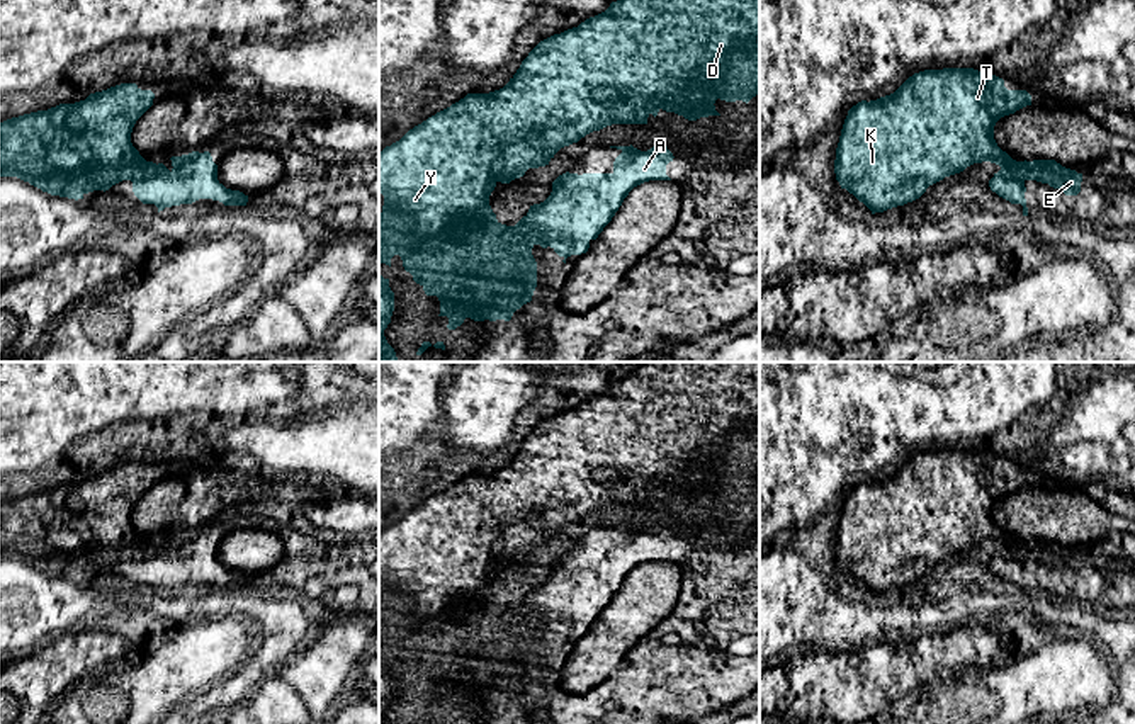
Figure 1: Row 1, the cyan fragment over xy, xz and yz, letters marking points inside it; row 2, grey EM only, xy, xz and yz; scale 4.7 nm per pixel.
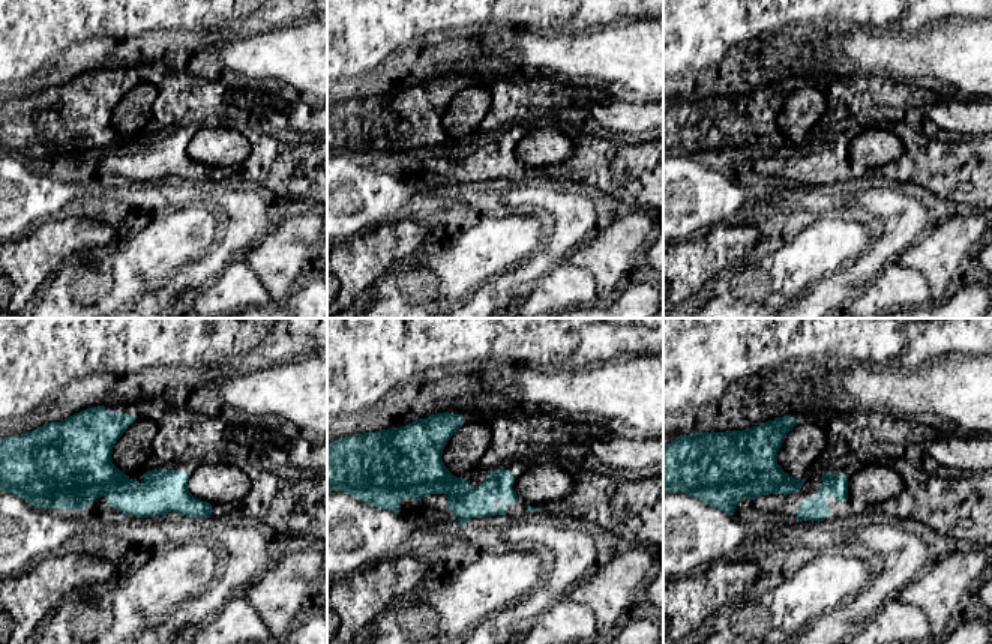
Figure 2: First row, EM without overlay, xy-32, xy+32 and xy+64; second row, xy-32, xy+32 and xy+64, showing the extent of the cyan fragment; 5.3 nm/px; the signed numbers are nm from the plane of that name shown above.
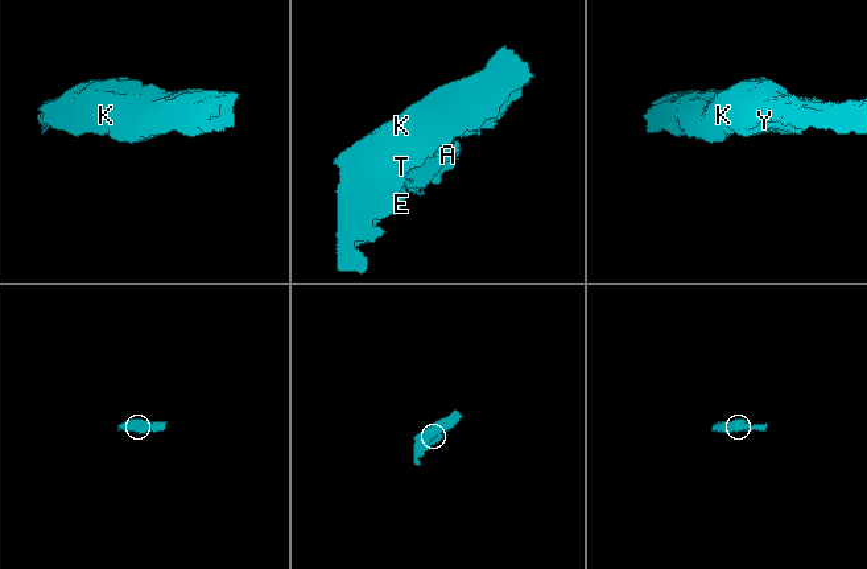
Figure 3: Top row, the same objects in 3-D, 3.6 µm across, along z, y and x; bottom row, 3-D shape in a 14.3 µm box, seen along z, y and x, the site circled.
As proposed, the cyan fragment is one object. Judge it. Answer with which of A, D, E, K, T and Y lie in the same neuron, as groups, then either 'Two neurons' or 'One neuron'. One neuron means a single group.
Groups: A / D E K T Y. Two neurons

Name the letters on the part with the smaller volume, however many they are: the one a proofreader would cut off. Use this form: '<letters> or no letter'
A

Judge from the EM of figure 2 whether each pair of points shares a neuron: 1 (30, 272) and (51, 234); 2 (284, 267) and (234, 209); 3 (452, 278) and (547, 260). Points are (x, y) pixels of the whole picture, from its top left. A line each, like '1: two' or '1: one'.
1: one
2: two
3: two

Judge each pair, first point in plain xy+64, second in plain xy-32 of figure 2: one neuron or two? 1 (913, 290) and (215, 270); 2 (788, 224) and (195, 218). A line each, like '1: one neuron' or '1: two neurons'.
1: two neurons
2: two neurons

